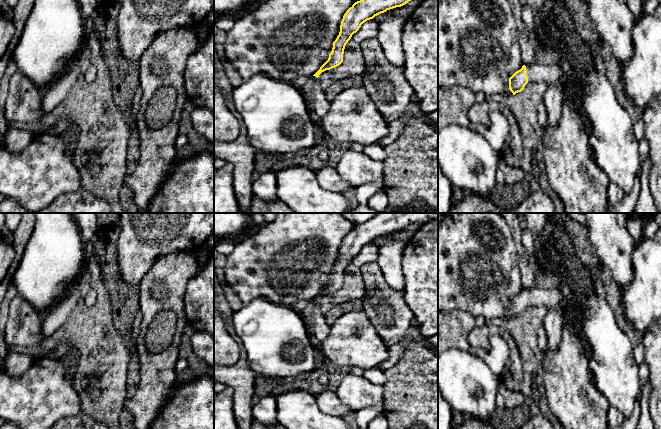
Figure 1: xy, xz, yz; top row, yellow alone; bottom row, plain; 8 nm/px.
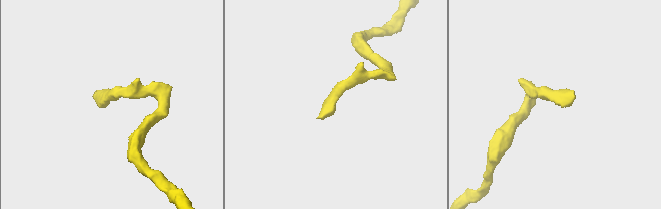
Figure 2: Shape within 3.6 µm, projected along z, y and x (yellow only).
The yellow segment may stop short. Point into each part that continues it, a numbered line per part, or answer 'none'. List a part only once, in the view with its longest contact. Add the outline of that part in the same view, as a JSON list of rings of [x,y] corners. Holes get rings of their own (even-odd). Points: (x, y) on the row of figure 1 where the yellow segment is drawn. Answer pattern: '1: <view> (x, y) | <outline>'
1: yz (550, 70) | [[[565,48],[559,50],[553,57],[543,58],[535,64],[526,65],[528,82],[548,85],[544,94],[548,118],[543,130],[555,127],[559,123],[564,95],[561,78],[568,67],[567,49]]]

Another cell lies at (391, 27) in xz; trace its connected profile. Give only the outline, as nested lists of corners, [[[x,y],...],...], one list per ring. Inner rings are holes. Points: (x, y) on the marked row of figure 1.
[[[392,14],[378,19],[379,33],[377,39],[390,63],[403,67],[405,54],[402,47],[402,34],[406,19]]]

